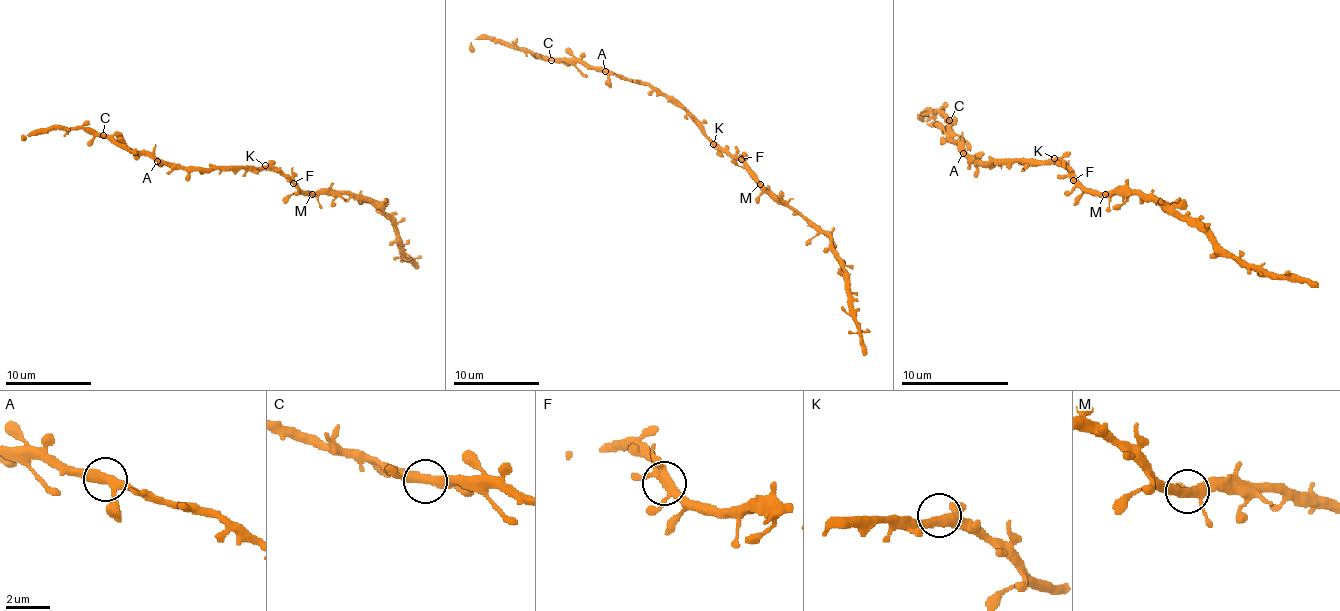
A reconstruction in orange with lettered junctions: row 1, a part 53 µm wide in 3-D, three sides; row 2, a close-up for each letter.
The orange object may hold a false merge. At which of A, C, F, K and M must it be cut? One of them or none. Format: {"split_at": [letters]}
{"split_at": []}

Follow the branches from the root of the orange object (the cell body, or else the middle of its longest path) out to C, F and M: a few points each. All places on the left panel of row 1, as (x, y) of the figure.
C: (267, 170), (172, 168), (146, 155), (120, 148), (103, 135)
F: (267, 170), (278, 170), (293, 183)
M: (267, 170), (278, 170), (301, 191), (312, 193)

